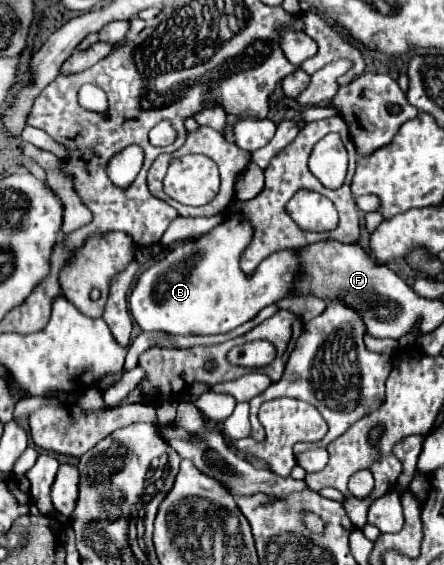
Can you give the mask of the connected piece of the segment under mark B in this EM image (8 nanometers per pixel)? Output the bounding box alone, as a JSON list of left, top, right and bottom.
[131,212,299,334]

